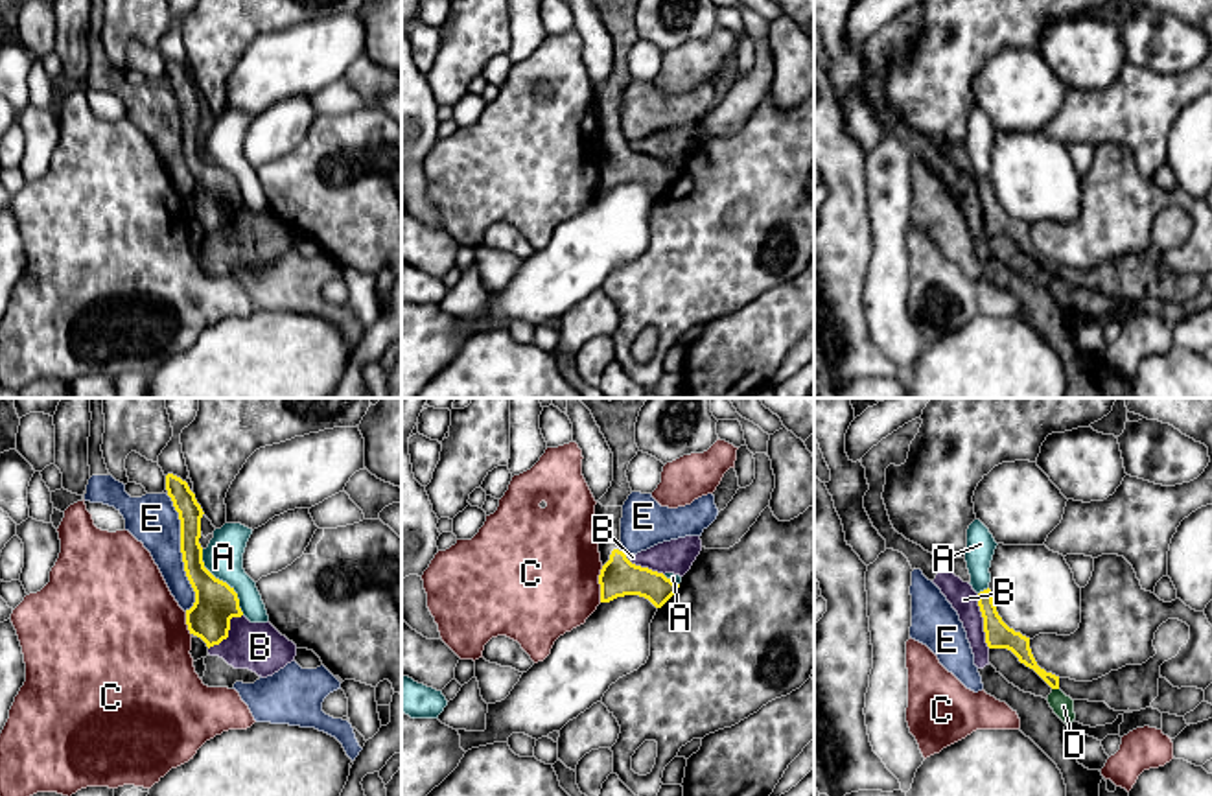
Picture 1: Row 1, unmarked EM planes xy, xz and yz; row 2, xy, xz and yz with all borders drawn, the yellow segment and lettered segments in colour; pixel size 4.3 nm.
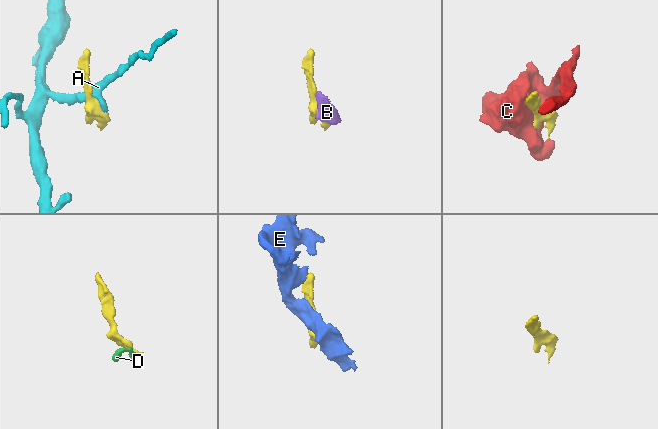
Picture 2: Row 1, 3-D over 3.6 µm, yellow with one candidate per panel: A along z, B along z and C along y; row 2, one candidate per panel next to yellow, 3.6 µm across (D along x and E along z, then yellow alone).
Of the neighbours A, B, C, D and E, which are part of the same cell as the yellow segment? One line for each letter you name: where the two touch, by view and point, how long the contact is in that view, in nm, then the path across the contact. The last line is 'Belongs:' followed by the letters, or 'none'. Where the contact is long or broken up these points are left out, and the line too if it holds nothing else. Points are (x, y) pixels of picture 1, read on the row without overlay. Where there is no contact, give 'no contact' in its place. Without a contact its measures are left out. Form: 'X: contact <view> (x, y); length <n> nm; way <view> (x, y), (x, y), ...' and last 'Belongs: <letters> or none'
Belongs: none

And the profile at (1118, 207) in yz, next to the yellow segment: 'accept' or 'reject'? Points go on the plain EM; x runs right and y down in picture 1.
reject

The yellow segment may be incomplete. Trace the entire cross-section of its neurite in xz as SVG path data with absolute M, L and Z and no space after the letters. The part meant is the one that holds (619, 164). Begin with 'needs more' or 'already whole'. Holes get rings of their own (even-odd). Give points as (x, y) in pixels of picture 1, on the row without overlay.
needs more; M591 0L613 41L613 68L595 92L600 122L599 140L602 157L599 162L600 190L624 182L639 182L661 195L680 175L663 160L630 149L621 131L623 92L632 81L626 57L637 42L635 9L639 0Z

